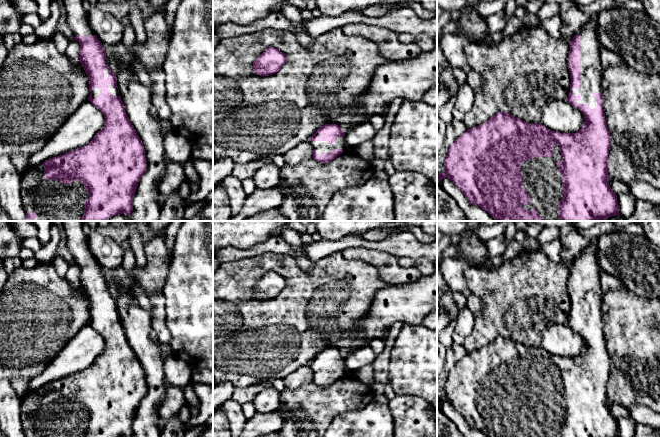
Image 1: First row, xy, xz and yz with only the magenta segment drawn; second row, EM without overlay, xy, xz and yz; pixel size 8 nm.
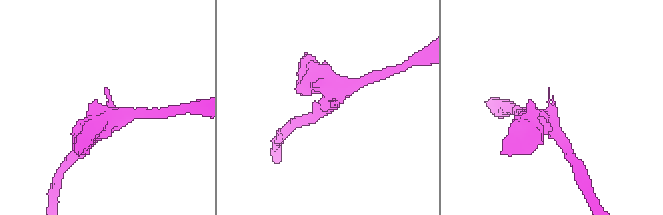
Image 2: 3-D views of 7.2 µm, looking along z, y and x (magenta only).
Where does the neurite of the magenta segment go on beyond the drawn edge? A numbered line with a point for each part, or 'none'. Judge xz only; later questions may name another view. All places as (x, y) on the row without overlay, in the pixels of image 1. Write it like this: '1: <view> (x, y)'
1: xz (320, 371)

